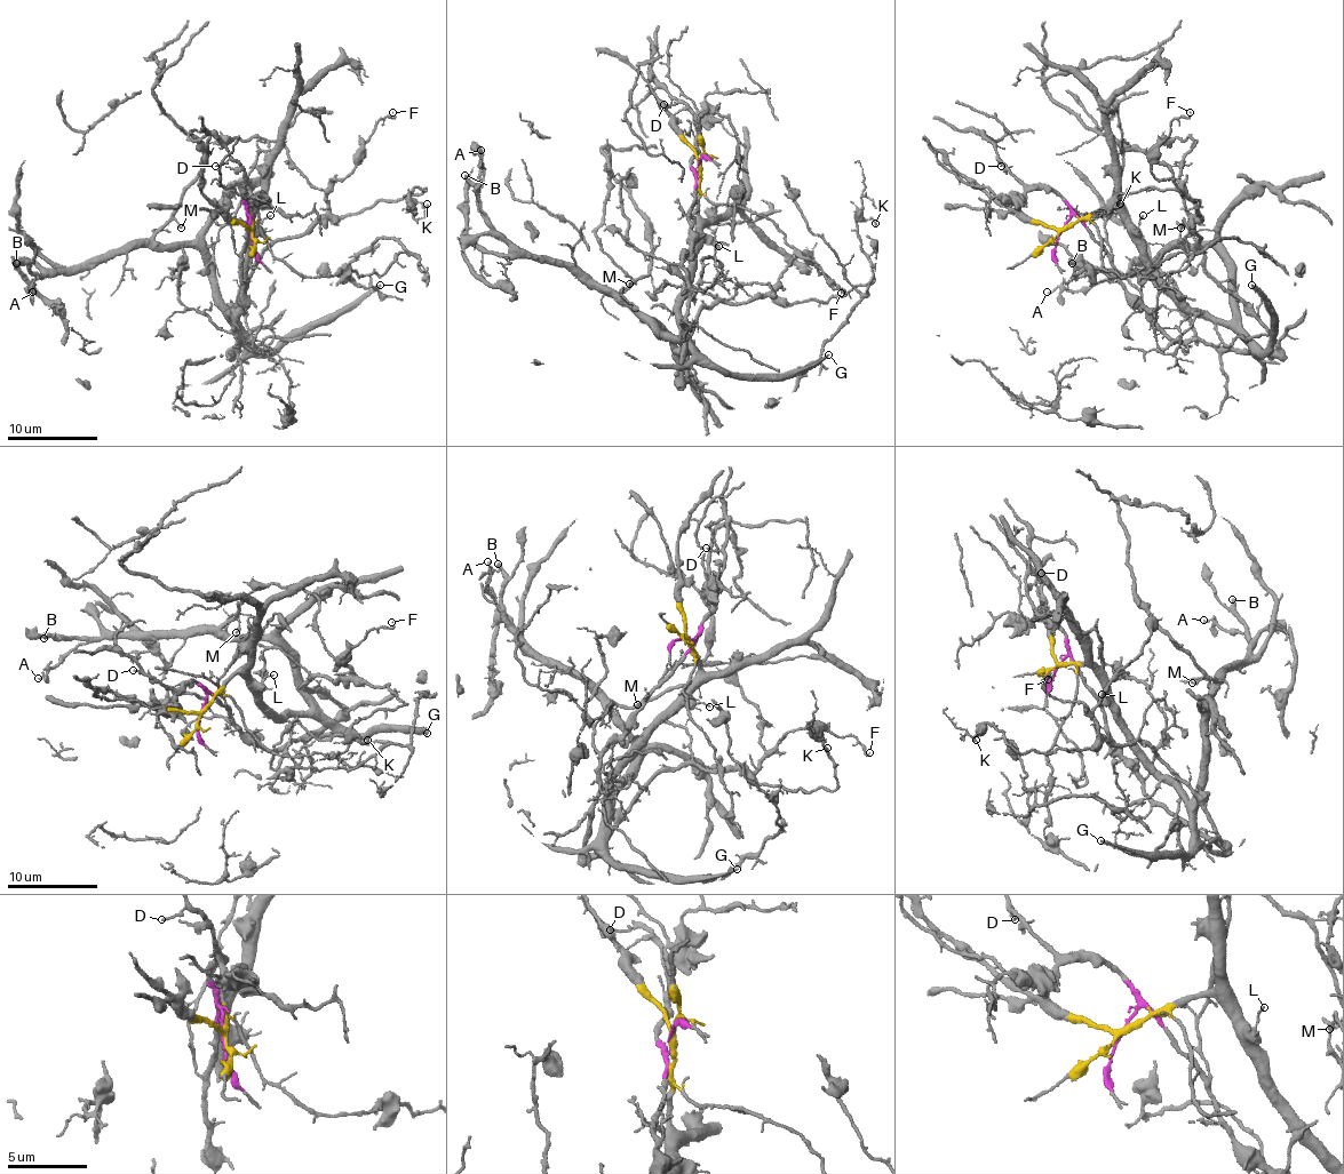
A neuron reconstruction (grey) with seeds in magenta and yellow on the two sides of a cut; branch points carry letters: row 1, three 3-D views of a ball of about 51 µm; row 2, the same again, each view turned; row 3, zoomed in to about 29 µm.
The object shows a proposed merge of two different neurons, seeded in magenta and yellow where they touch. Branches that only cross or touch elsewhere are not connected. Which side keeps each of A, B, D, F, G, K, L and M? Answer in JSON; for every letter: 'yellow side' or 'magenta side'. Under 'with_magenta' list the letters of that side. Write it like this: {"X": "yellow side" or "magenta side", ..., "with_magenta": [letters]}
{"A": "yellow side", "B": "yellow side", "D": "magenta side", "F": "magenta side", "G": "yellow side", "K": "magenta side", "L": "yellow side", "M": "yellow side", "with_magenta": ["D", "F", "K"]}

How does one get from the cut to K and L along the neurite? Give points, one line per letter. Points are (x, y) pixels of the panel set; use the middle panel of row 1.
K: (699, 164), (681, 377), (704, 308), (826, 301), (868, 285), (873, 262), (857, 222), (875, 224)
L: (699, 164), (697, 220), (704, 236), (720, 247)

